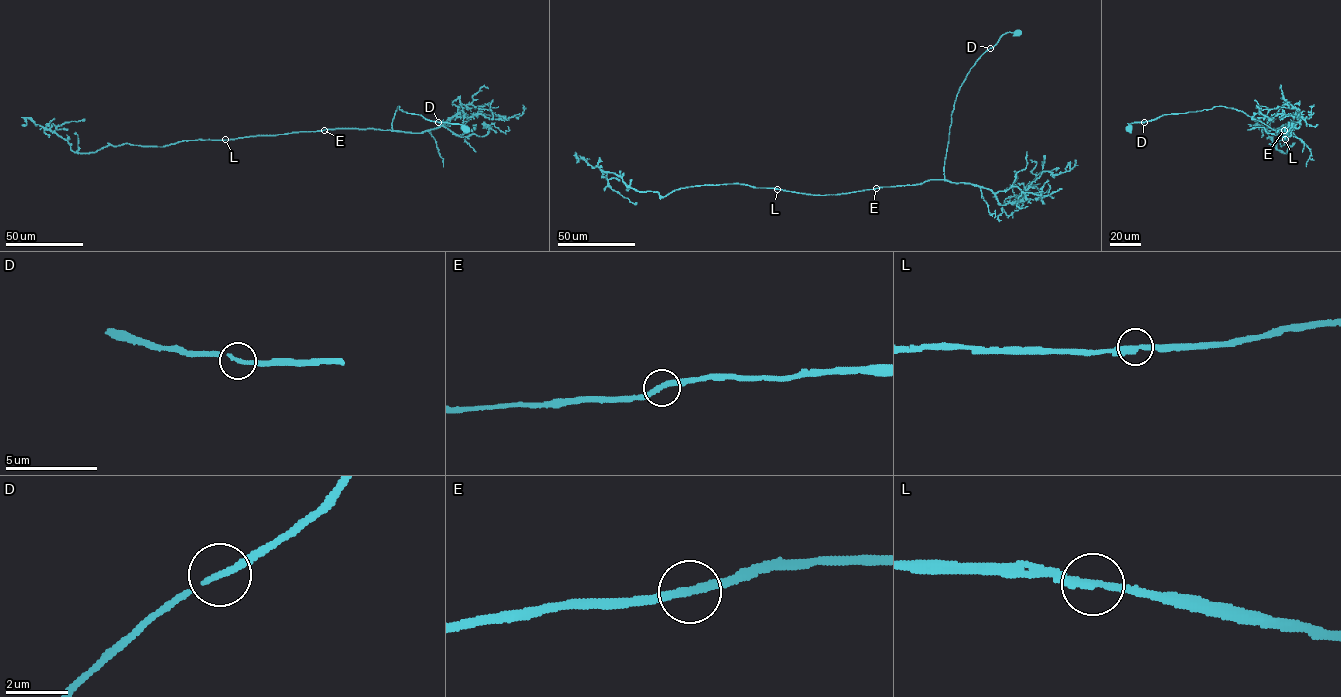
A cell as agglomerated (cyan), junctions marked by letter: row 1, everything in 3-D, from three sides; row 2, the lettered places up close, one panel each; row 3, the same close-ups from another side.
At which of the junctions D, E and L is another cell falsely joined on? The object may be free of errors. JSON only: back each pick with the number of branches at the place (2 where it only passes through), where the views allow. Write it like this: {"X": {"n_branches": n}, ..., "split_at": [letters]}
{"split_at": []}

